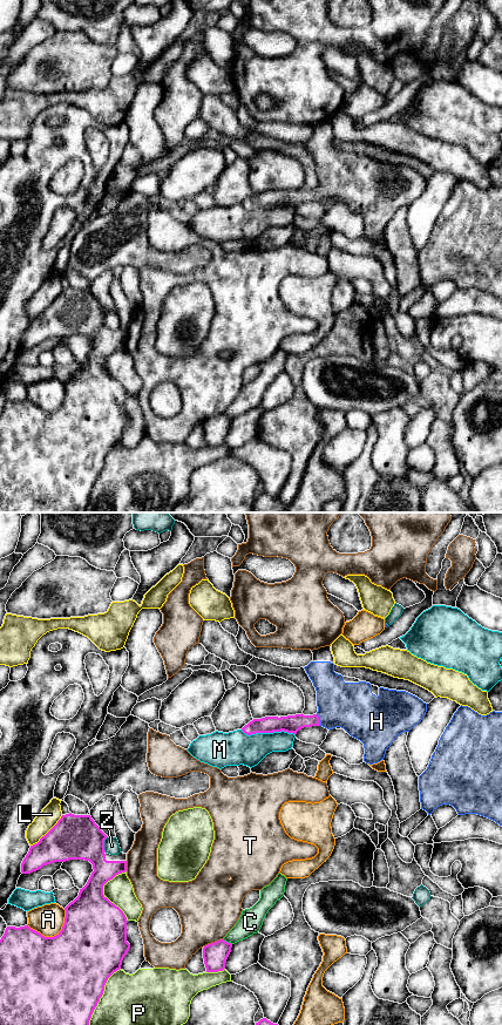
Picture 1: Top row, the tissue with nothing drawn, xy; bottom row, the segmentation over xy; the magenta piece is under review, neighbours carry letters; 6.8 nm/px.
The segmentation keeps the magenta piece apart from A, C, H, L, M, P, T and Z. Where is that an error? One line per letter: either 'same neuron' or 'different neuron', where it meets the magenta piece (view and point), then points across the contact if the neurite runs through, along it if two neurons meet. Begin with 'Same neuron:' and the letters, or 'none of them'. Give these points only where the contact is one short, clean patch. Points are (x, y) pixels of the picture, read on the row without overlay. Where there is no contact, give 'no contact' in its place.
Same neuron: H
A: different neuron | xy (54, 411)
C: different neuron | xy (226, 416)
H: same neuron | xy (319, 195)
L: different neuron | xy (48, 306)
M: different neuron | xy (268, 206)
P: different neuron | xy (99, 475)
T: different neuron | xy (212, 418)
Z: different neuron | xy (103, 319) | along xy (107, 311), (104, 314), (104, 326)

